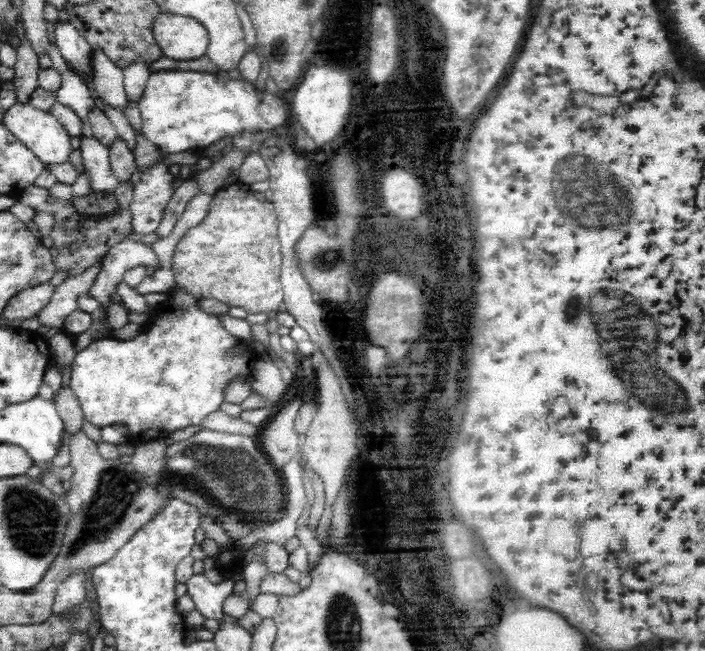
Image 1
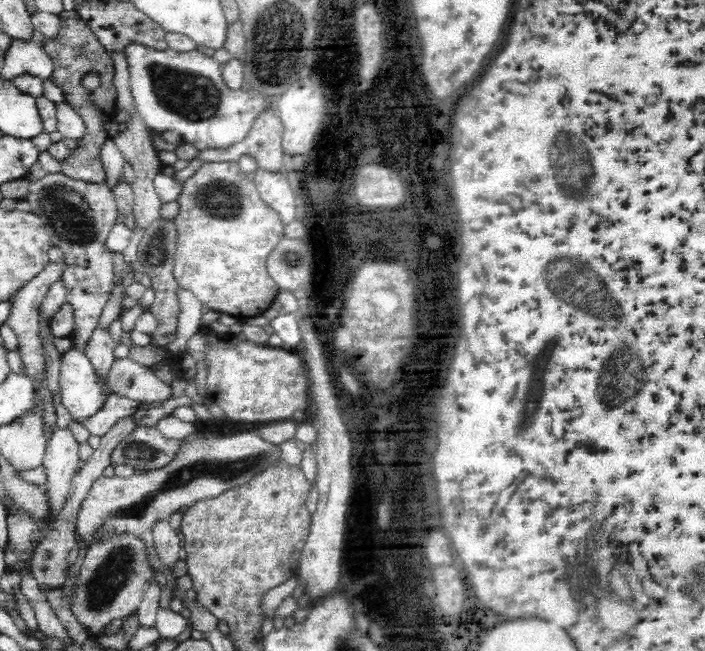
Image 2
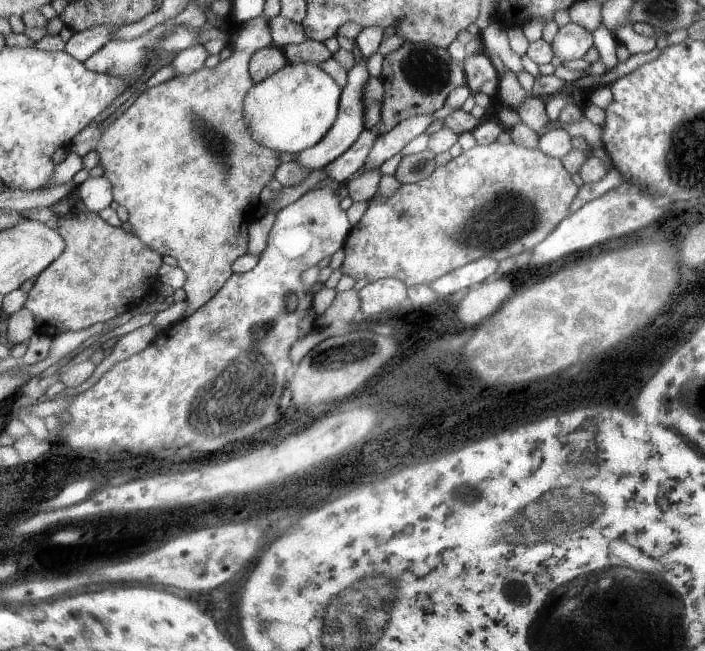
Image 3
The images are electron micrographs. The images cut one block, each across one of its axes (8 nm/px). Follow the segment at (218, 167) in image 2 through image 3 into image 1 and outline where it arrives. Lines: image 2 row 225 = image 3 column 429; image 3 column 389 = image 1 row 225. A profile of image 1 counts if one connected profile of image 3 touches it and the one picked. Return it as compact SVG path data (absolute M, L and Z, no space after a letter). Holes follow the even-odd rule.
M241 180L218 190L208 204L206 218L189 228L180 238L172 258L174 282L194 297L216 298L229 307L240 306L248 314L278 311L283 301L281 285L282 253L279 241L278 219L271 201L260 201L250 189L250 183Z

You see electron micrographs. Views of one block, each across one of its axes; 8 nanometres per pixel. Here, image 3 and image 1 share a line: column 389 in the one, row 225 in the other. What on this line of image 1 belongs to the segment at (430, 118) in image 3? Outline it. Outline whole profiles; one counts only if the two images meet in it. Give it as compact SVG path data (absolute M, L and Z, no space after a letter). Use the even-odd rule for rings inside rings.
M154 164L142 172L140 182L133 188L130 202L130 227L134 234L150 234L158 228L164 208L175 192L174 179L175 176L169 173L168 164Z

